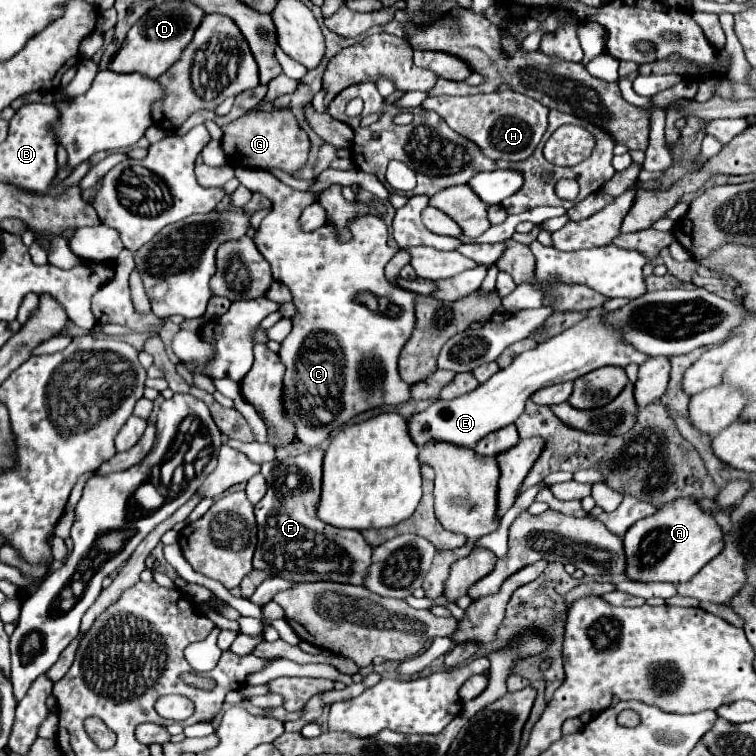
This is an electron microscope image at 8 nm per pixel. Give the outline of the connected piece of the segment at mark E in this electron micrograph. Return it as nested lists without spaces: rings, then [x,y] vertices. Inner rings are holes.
[[[593,308],[577,324],[573,324],[571,328],[563,330],[557,336],[547,338],[545,342],[537,344],[533,350],[521,352],[507,368],[501,368],[485,384],[479,384],[473,392],[463,394],[461,398],[433,402],[425,412],[419,412],[419,414],[409,418],[409,434],[411,434],[411,438],[415,440],[417,446],[423,446],[423,444],[427,444],[431,440],[443,440],[443,442],[453,442],[453,444],[459,444],[459,446],[465,446],[465,448],[473,448],[483,436],[513,424],[523,414],[525,402],[531,398],[531,394],[535,394],[537,390],[541,390],[545,386],[553,386],[553,384],[561,384],[561,382],[573,382],[579,376],[585,376],[591,370],[597,370],[597,368],[603,368],[603,366],[621,366],[621,368],[625,368],[631,362],[643,364],[647,360],[647,354],[641,354],[639,350],[629,346],[629,342],[621,340],[621,330],[617,330],[617,326],[609,326],[605,322],[605,316],[607,316],[605,308]]]

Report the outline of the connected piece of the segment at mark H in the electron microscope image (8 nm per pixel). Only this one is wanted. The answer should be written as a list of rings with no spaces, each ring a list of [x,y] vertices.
[[[513,90],[475,96],[431,96],[423,102],[423,108],[437,112],[455,132],[479,144],[485,156],[509,162],[519,162],[533,154],[547,130],[549,114],[549,108],[545,108],[541,102]]]

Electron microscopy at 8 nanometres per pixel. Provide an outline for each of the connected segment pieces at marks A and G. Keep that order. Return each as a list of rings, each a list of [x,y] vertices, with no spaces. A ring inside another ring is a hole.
[[[677,498],[659,506],[655,514],[635,522],[625,538],[627,576],[637,582],[687,582],[711,558],[723,550],[723,532],[711,514],[703,512],[695,498]]]
[[[279,110],[273,114],[255,112],[237,118],[235,122],[223,126],[223,150],[231,166],[245,166],[245,168],[279,168],[289,174],[295,174],[309,156],[309,138],[295,122],[293,114],[287,110]]]

